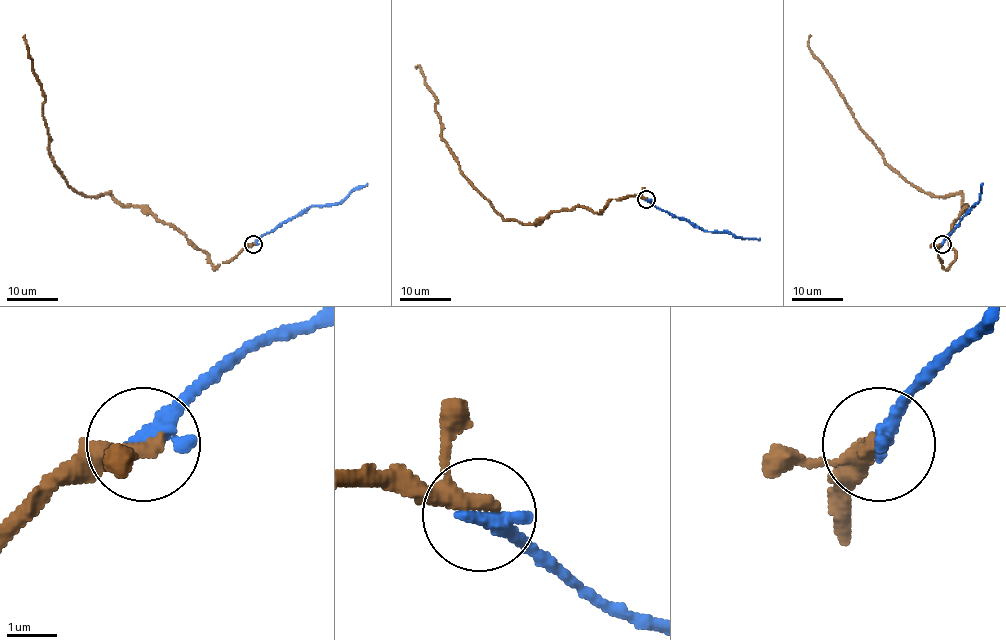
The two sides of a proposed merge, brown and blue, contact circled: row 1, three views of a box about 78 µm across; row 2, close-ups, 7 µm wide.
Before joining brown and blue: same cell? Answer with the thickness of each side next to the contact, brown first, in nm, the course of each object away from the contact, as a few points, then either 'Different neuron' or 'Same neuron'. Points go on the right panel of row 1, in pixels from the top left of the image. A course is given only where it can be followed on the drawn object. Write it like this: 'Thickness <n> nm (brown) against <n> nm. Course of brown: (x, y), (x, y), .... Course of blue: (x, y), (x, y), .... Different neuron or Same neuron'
Thickness 280 nm (brown) against 400 nm. Course of brown: (941, 243), (945, 269), (956, 254), (948, 234), (966, 207), (960, 193), (930, 196), (886, 162), (810, 34). Course of blue: (941, 243), (979, 200), (983, 183). Same neuron

